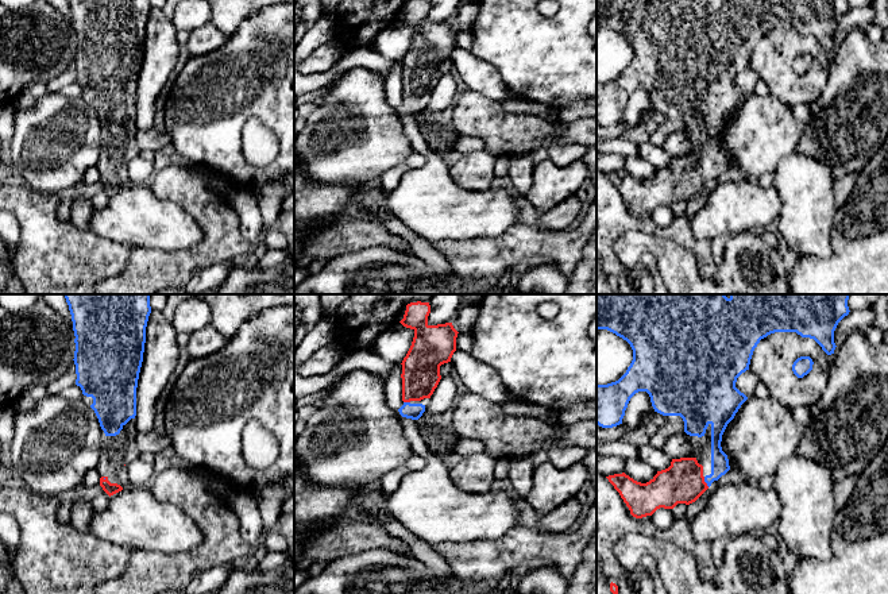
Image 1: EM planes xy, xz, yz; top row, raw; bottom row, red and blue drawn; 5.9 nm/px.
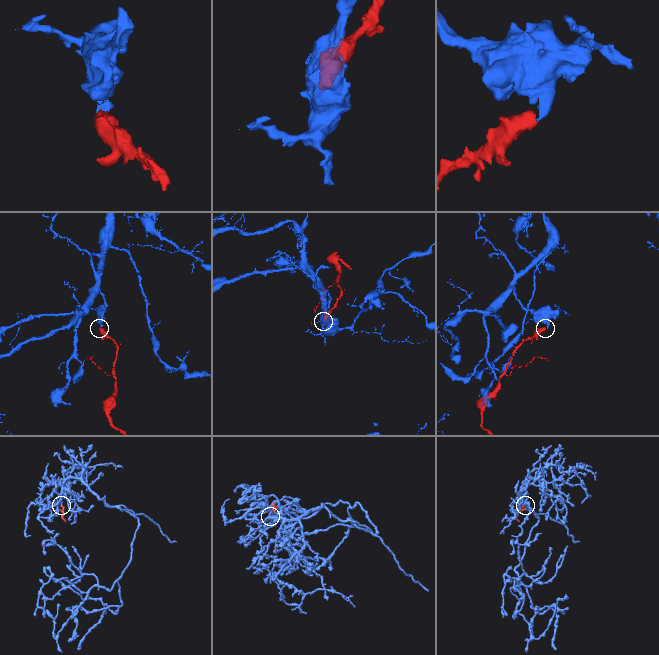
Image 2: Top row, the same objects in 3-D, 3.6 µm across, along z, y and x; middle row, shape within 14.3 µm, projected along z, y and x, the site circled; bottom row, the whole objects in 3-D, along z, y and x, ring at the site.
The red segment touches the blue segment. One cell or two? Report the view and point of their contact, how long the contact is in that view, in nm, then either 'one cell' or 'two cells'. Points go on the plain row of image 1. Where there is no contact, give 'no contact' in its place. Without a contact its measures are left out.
yz (705, 180) | 70 nm | one cell

